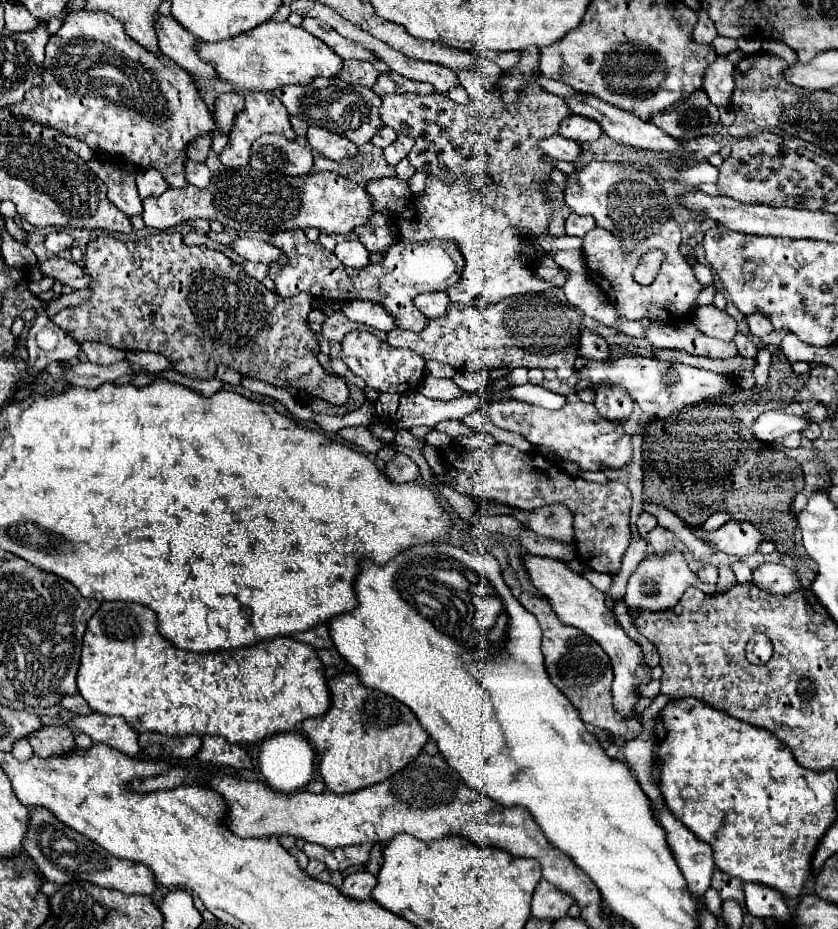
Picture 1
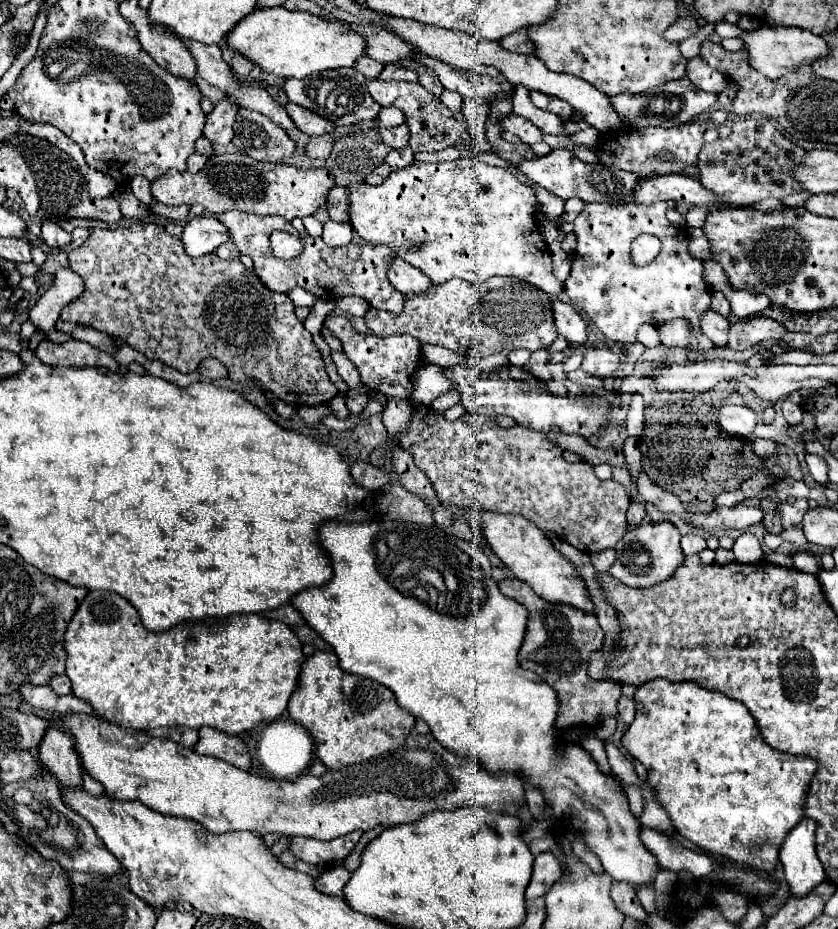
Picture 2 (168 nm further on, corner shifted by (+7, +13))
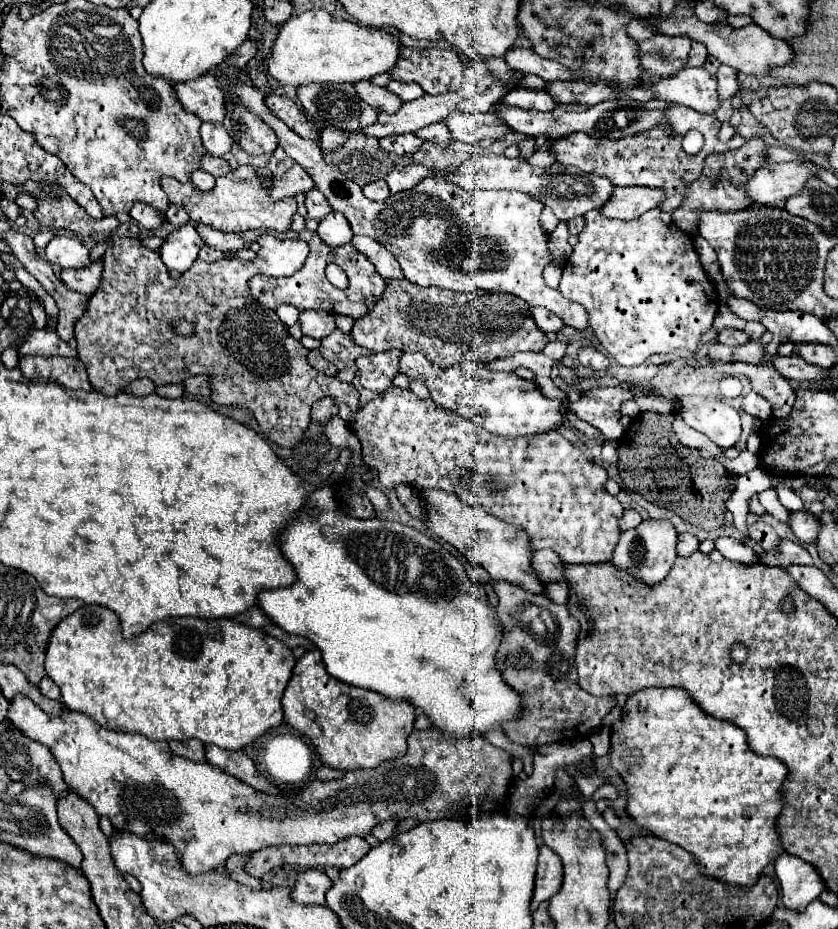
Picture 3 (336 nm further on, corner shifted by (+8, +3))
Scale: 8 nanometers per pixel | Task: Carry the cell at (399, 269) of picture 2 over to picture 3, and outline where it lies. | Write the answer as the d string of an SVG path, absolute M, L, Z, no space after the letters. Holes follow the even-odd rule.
M354 236L352 244L368 256L368 260L376 266L376 270L380 272L382 278L404 278L402 268L398 266L398 260L384 248L380 246L380 242L374 242L374 238L366 238L366 236Z

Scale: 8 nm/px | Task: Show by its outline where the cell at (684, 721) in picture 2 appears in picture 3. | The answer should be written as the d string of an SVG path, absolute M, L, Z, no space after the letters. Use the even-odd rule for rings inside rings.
M646 688L628 696L622 720L612 724L610 764L626 784L628 816L656 838L690 852L702 874L726 884L750 886L764 866L784 852L774 820L782 810L780 786L788 772L786 766L776 758L754 754L738 726L710 718L688 698L686 690Z

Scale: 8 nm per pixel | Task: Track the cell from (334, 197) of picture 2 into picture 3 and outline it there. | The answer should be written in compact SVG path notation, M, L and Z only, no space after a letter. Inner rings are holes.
M312 188L312 190L306 192L306 200L304 200L304 204L306 204L308 216L314 218L314 220L322 220L322 218L332 210L330 204L326 202L326 198L322 196L322 192L318 192L316 188Z

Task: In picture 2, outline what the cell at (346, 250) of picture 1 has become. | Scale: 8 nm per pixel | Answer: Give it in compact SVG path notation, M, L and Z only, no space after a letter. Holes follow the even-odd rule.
M329 220L327 224L323 224L323 240L327 246L333 246L333 248L347 246L353 240L353 228L349 224Z

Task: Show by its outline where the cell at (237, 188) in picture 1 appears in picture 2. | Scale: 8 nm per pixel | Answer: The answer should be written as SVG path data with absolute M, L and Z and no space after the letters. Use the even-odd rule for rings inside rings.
M241 152L233 154L215 154L207 160L205 168L197 174L175 172L167 170L159 176L153 186L151 194L153 200L179 206L179 204L201 204L209 214L223 214L227 210L241 210L259 216L283 216L293 220L295 216L311 216L319 208L327 208L327 192L335 186L335 178L327 174L325 168L297 168L289 164L271 164L271 162L257 162Z

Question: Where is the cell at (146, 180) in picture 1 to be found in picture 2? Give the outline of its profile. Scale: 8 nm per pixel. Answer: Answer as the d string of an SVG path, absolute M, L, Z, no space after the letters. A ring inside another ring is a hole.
M133 176L133 180L129 182L133 194L143 202L143 204L151 204L151 182L145 176Z

